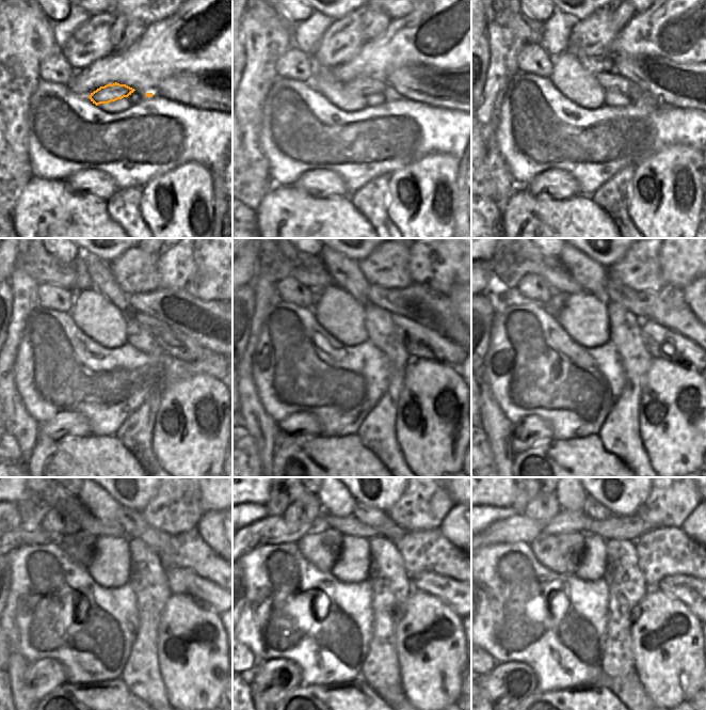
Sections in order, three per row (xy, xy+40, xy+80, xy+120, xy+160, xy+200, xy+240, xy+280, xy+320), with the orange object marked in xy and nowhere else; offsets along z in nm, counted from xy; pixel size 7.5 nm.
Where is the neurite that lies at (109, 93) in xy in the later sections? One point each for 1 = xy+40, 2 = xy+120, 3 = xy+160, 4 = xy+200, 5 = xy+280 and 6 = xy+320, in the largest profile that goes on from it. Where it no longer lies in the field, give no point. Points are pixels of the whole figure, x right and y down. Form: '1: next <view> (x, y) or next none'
1: next xy+40 (364, 87)
2: next xy+120 (175, 344)
3: next xy+160 (419, 342)
4: next xy+200 (659, 342)
5: next xy+280 (449, 590)
6: next xy+320 (688, 589)

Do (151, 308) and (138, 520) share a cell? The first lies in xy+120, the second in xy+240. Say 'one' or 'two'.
one

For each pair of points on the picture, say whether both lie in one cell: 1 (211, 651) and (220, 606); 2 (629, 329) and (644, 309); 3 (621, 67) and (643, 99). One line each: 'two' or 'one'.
1: two
2: two
3: two

